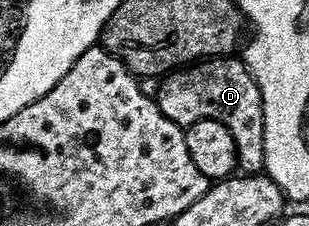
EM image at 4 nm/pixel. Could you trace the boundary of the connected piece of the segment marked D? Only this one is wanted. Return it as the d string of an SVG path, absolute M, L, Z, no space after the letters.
M241 57L203 58L171 70L159 81L156 101L160 112L183 128L209 118L224 124L224 128L232 132L241 169L248 174L257 174L265 167L262 97L252 72Z

